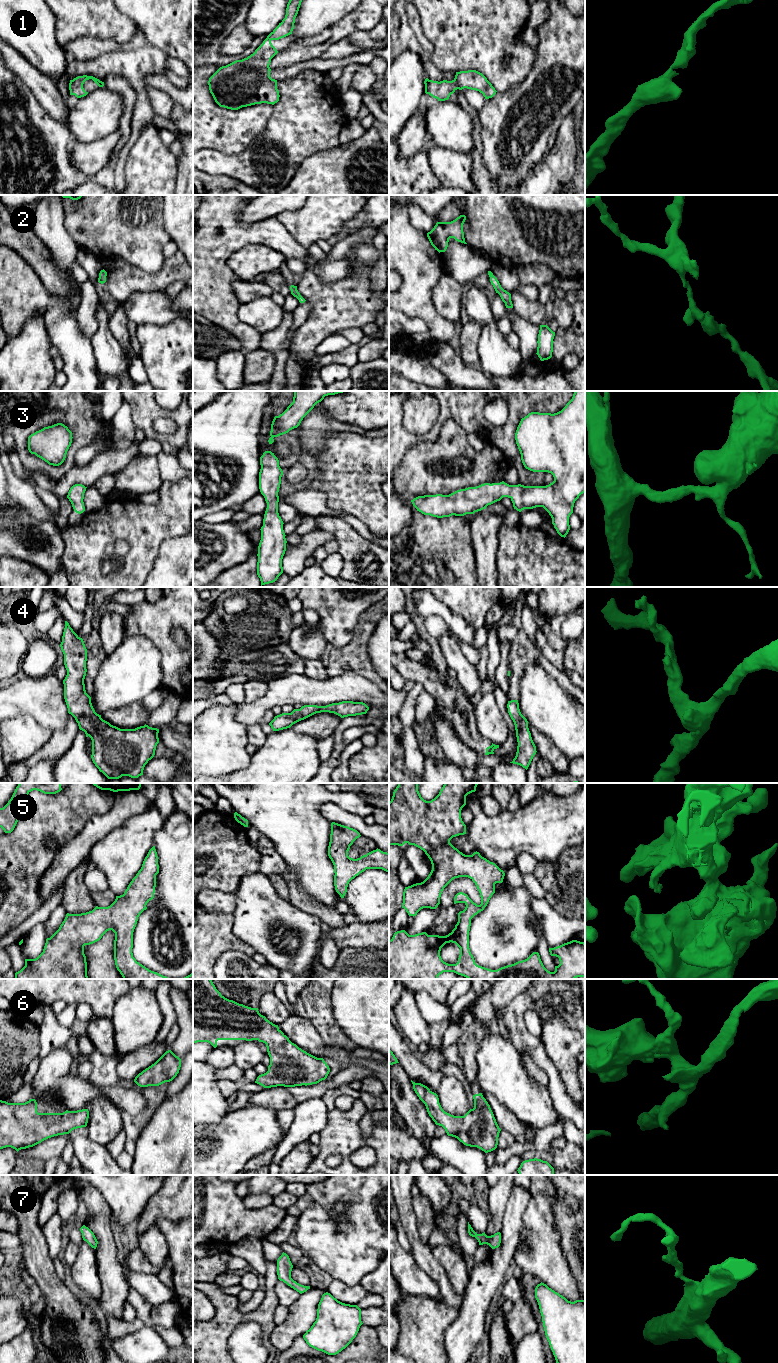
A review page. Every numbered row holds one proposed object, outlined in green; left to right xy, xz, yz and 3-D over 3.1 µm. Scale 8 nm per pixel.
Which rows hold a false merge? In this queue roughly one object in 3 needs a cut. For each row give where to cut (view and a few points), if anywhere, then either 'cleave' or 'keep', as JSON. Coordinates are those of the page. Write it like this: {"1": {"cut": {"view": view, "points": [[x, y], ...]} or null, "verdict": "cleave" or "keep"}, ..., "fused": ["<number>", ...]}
{"1": {"cut": null, "verdict": "keep"}, "2": {"cut": null, "verdict": "keep"}, "3": {"cut": null, "verdict": "keep"}, "4": {"cut": null, "verdict": "keep"}, "5": {"cut": null, "verdict": "keep"}, "6": {"cut": null, "verdict": "keep"}, "7": {"cut": null, "verdict": "keep"}, "fused": []}

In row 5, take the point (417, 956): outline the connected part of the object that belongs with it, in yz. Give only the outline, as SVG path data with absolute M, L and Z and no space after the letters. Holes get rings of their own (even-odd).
M398 783L393 792L392 799L389 802L389 845L403 846L405 843L414 845L425 852L432 864L432 870L423 882L405 887L402 908L406 910L409 916L413 917L423 908L436 909L440 904L440 897L444 888L453 879L459 877L468 877L475 883L480 893L481 904L477 905L463 892L457 893L454 897L454 904L464 903L466 907L458 913L458 922L455 928L446 936L428 935L426 932L409 935L405 930L395 932L392 939L389 940L389 979L438 979L438 976L443 972L454 972L467 979L576 979L577 977L585 977L585 943L577 940L549 948L550 955L558 957L560 961L560 964L555 966L554 972L550 972L544 967L538 952L533 952L525 960L497 970L491 970L475 963L469 948L471 919L484 910L495 893L495 884L502 883L505 876L503 870L495 863L482 857L479 852L465 855L450 843L453 837L466 834L466 825L462 821L461 810L466 805L466 796L475 792L477 785L478 783L444 783L439 794L431 801L426 801L421 797L418 791L418 783ZM450 942L455 943L460 948L460 955L456 964L446 963L440 956L441 948Z

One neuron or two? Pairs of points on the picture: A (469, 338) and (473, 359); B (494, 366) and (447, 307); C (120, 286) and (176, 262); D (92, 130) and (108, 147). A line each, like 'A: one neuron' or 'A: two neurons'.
A: one neuron
B: two neurons
C: one neuron
D: two neurons

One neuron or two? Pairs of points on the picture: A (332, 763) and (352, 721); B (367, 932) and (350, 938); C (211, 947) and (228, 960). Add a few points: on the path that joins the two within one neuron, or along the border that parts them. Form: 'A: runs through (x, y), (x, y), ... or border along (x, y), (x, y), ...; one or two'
A: runs through (337, 752), (338, 731), (341, 728); one
B: runs through (363, 934), (354, 935); one
C: border along (244, 952), (226, 950), (217, 958), (212, 968); two

